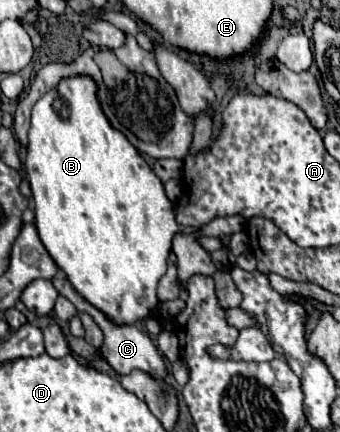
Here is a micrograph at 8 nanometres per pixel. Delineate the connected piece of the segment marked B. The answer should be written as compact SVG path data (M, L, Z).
M90 77L62 79L56 89L48 91L34 105L28 131L26 175L36 205L38 235L72 287L114 325L134 325L160 311L156 287L168 267L172 237L174 233L192 233L198 228L178 225L174 205L168 201L162 181L130 141L112 129L100 109L96 83Z

